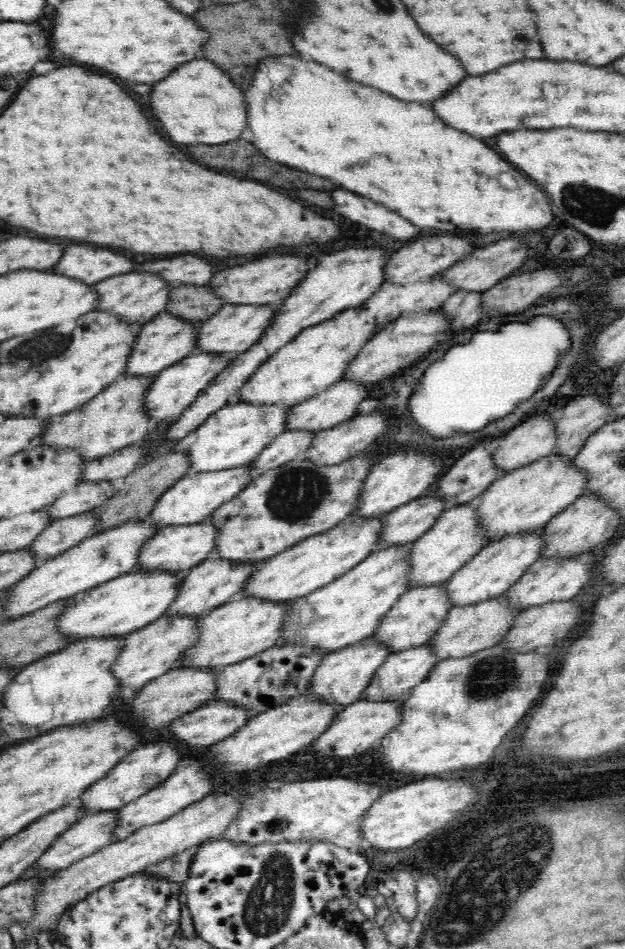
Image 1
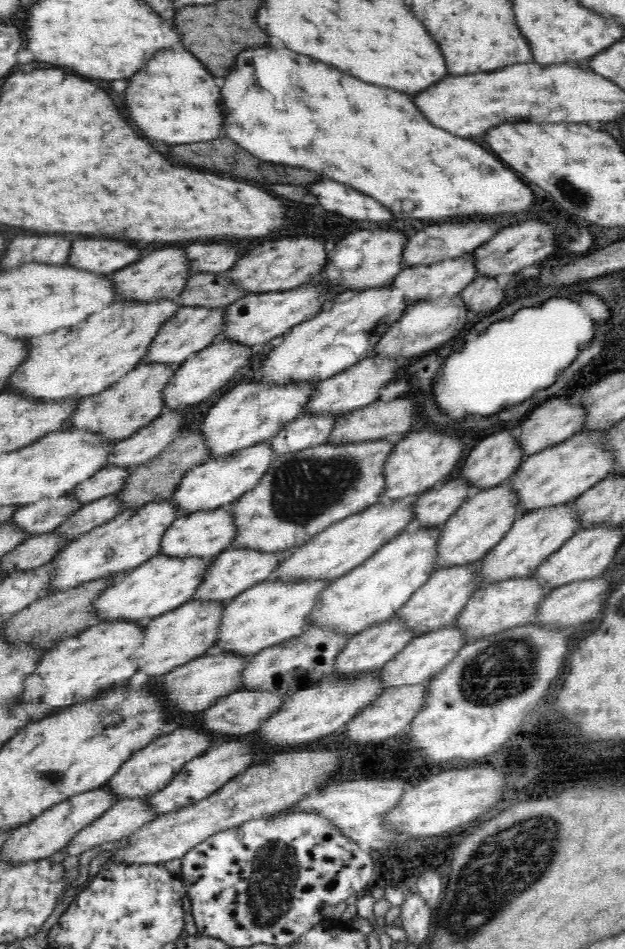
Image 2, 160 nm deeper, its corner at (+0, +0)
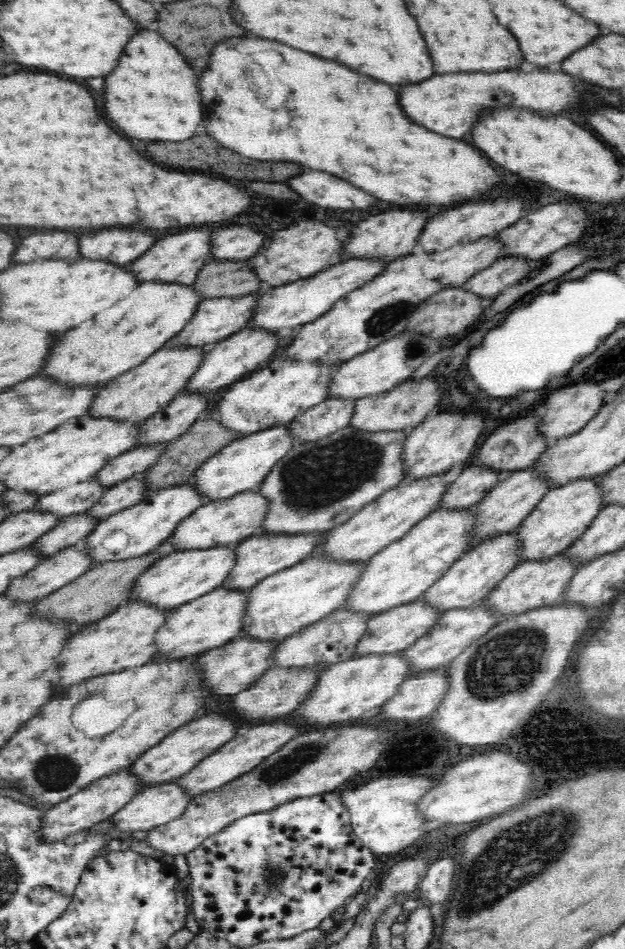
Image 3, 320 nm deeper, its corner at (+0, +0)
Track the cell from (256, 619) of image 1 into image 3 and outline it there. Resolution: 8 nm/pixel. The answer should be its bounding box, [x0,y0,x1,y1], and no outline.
[240,557,362,644]

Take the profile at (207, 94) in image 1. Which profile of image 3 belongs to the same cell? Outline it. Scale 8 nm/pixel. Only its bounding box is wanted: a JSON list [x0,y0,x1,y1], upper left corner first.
[108,26,204,142]

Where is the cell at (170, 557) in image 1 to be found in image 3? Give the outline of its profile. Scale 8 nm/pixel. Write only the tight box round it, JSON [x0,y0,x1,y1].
[169,490,266,551]

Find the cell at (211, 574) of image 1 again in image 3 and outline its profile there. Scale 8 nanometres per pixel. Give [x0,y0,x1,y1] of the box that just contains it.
[218,533,322,592]

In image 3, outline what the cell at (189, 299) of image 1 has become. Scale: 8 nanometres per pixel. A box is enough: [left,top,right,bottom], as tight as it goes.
[191,261,262,300]

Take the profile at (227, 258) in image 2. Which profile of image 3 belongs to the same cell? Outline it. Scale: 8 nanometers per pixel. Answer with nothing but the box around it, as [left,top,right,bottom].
[207,226,265,262]

